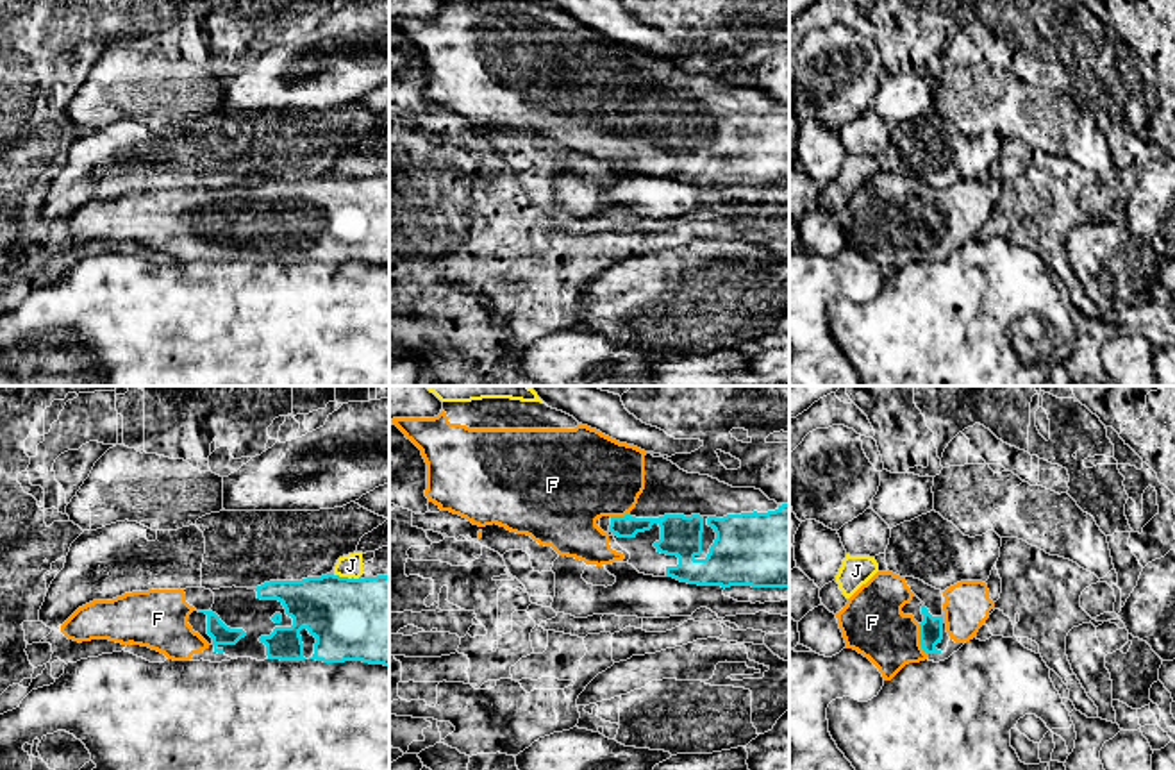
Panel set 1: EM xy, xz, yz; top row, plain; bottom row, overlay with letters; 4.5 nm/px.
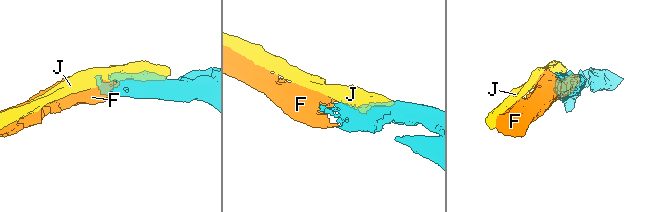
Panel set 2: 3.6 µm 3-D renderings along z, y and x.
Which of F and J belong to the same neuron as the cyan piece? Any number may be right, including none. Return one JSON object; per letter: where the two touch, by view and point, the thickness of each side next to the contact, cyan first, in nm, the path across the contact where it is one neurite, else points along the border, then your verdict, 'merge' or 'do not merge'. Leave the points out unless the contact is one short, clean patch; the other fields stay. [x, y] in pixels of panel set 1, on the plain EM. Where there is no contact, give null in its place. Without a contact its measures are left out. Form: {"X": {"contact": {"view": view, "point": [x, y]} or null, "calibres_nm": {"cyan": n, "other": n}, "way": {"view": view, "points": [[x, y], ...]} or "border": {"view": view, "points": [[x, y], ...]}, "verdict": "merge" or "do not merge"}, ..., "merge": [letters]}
{"F": {"contact": {"view": "yz", "point": [920, 240]}, "calibres_nm": {"cyan": 110, "other": 280}, "way": {"view": "yz", "points": [[931, 229], [920, 240], [890, 240], [872, 222]]}, "verdict": "merge"}, "J": {"contact": {"view": "xy", "point": [347, 177]}, "calibres_nm": {"cyan": 400, "other": 100}, "verdict": "do not merge"}, "merge": ["F"]}

